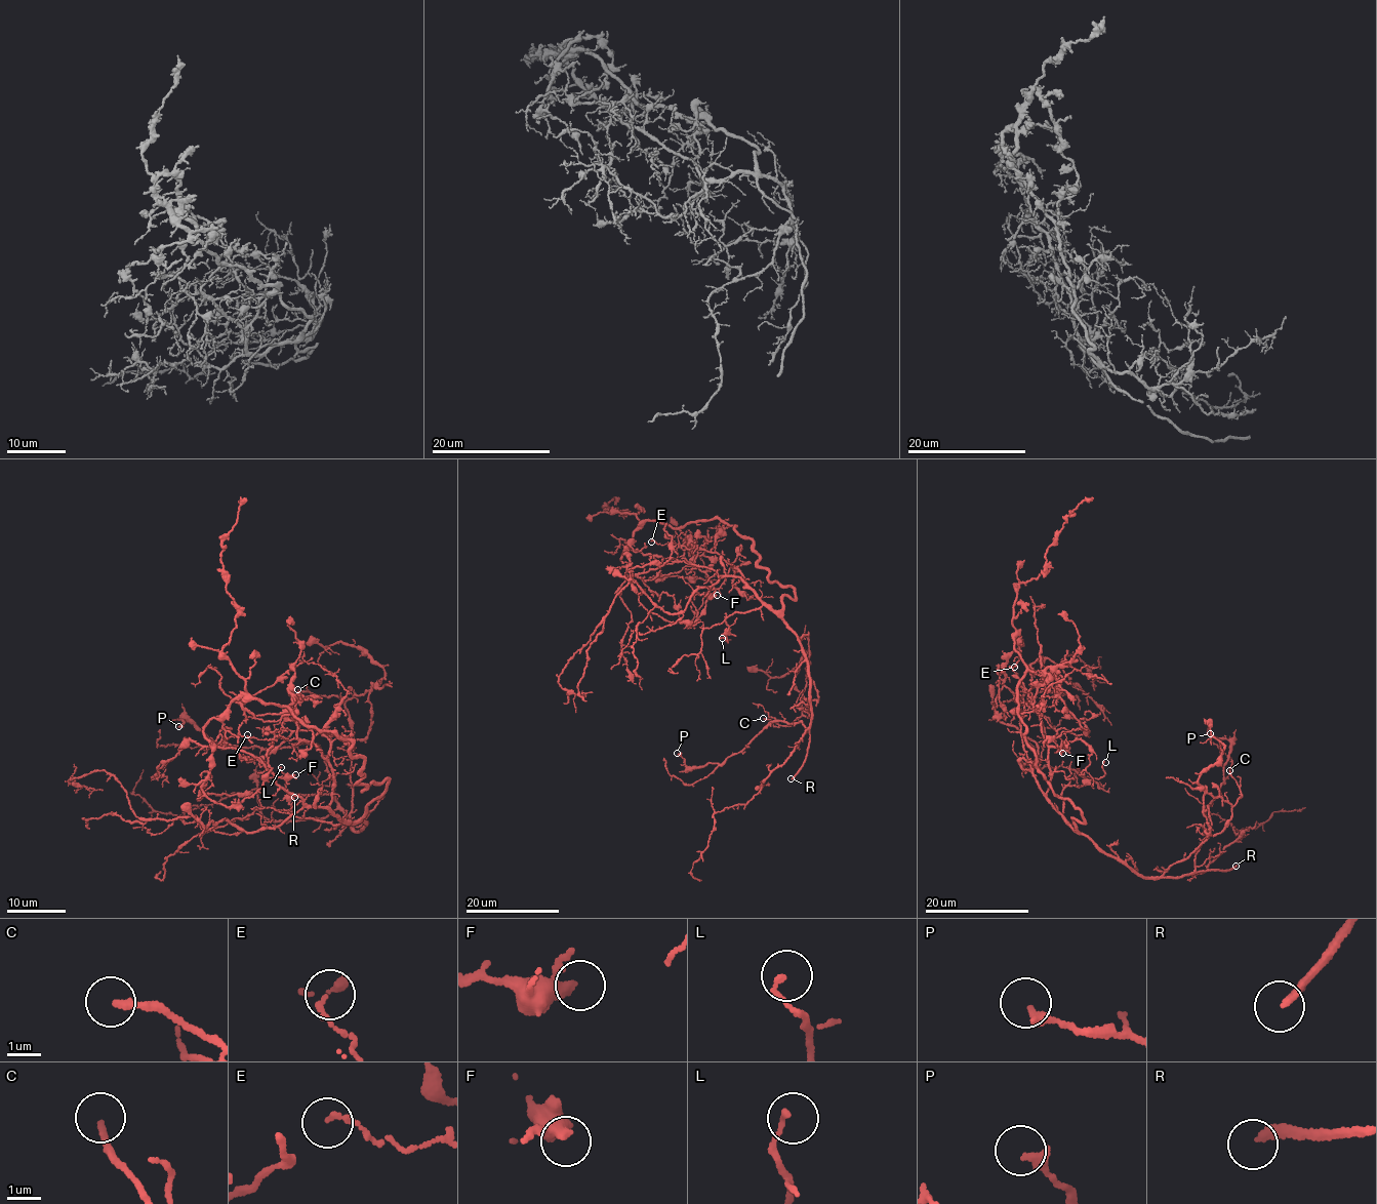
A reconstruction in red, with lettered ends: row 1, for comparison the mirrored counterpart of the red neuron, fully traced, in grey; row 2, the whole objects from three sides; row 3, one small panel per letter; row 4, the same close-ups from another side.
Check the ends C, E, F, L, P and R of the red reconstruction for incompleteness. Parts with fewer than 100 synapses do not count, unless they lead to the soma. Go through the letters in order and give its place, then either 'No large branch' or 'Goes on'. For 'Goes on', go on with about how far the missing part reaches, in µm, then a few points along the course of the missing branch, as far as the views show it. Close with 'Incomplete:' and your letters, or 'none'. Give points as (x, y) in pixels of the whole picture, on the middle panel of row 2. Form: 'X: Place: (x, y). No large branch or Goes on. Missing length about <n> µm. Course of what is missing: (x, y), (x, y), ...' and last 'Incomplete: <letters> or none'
C: Place: (763, 718). No large branch
E: Place: (651, 542). No large branch
F: Place: (717, 595). No large branch
L: Place: (722, 638). No large branch
P: Place: (677, 753). No large branch
R: Place: (791, 778). Goes on. Missing length about 35 µm. Course of what is missing: (791, 778), (780, 800), (779, 823), (774, 830), (772, 828), (775, 818), (790, 806)
Incomplete: R

